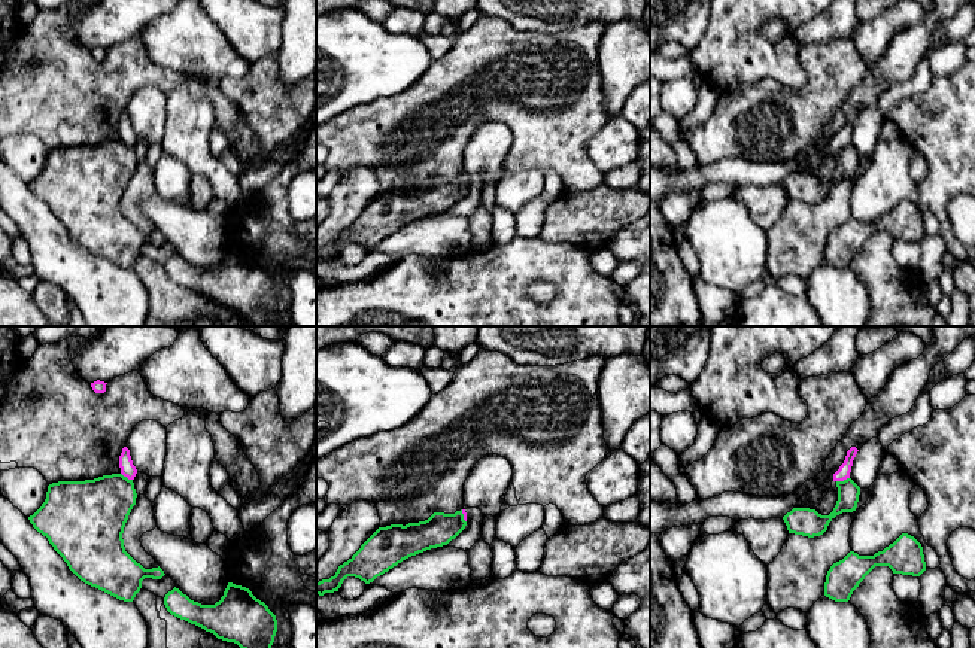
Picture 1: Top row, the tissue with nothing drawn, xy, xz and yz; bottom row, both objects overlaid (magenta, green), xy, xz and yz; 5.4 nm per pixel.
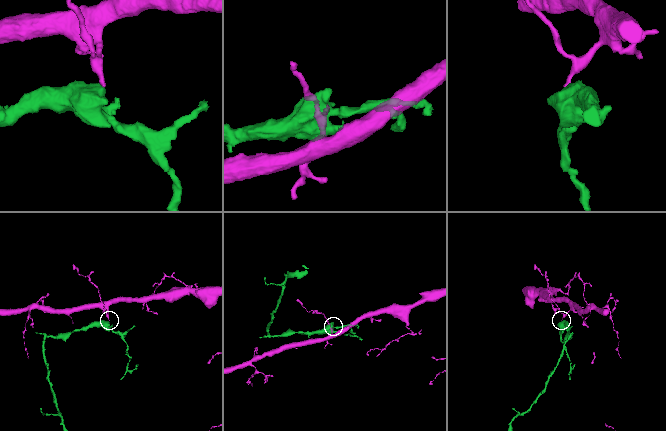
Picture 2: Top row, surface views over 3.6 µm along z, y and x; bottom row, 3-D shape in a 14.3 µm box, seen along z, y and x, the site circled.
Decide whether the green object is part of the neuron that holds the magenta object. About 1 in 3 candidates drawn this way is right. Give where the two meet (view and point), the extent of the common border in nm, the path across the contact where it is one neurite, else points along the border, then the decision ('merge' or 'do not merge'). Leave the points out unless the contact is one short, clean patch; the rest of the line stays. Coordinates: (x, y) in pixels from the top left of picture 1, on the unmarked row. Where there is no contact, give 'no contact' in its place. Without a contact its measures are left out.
yz (843, 146) | 80 nm | along yz (849, 143), (837, 148) | do not merge

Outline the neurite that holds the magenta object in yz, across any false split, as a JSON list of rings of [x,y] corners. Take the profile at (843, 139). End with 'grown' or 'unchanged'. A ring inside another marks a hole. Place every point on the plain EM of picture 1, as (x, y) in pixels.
[[[851,113],[851,115],[847,118],[847,122],[845,122],[844,130],[842,130],[842,131],[839,133],[839,136],[833,140],[833,147],[844,147],[844,146],[850,144],[853,127],[854,127],[857,118],[859,118],[859,116],[857,116],[856,113]]]; unchanged

